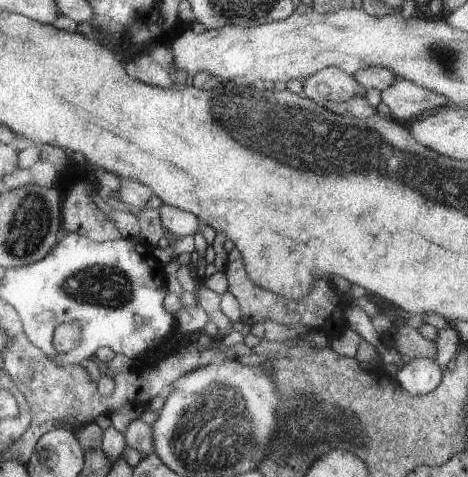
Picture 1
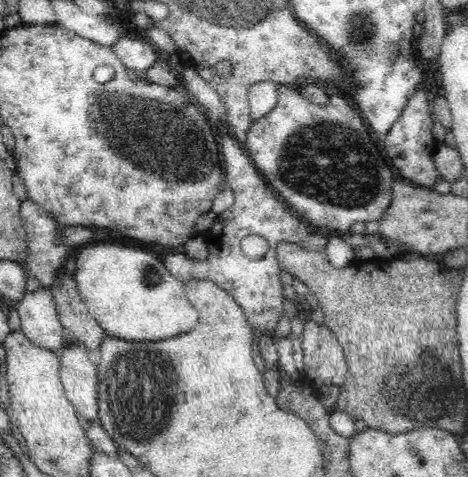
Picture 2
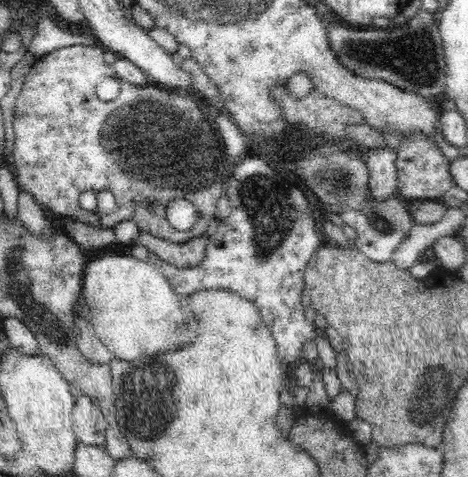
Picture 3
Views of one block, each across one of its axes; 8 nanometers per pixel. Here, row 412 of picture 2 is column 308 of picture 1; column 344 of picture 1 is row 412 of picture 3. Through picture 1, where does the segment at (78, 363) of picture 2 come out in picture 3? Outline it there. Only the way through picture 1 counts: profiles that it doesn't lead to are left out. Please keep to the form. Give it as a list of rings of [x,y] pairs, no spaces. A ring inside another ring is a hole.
[[[86,394],[78,398],[72,406],[72,426],[80,444],[106,450],[106,416],[94,398]]]

